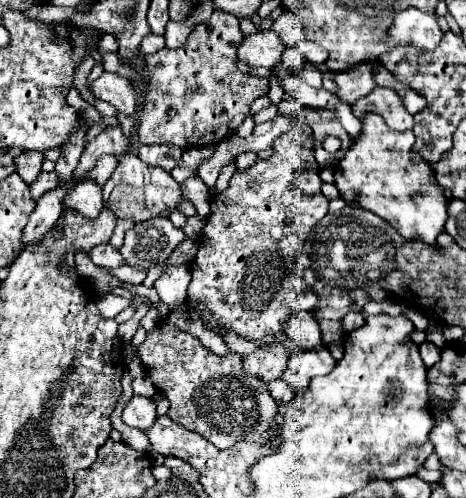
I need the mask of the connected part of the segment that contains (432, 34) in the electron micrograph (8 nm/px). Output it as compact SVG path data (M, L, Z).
M418 8L398 10L394 14L394 24L390 28L390 46L414 44L422 50L432 50L442 38L442 30L436 16Z

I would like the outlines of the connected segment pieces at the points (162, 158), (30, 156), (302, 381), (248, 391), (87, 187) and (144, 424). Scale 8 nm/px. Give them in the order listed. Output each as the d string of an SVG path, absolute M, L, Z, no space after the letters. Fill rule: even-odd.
M156 144L156 146L142 146L138 152L140 160L152 166L160 166L166 172L172 172L174 166L180 162L182 150L172 144Z
M22 152L14 158L16 172L24 178L24 182L32 184L41 171L41 164L44 161L44 152Z
M318 346L316 350L302 350L288 360L288 368L282 374L296 392L304 392L314 376L324 376L336 366L336 360L328 346Z
M160 322L138 348L138 356L144 368L148 368L154 386L170 400L168 416L184 428L198 432L220 450L234 446L238 440L264 444L266 436L272 434L268 430L282 420L268 388L256 376L242 372L240 354L220 358L192 334Z
M82 180L72 188L72 192L64 198L66 208L74 208L88 218L96 218L102 210L102 192L94 180Z
M134 396L126 404L126 408L122 412L122 420L132 428L148 430L156 420L156 404L154 404L154 400L146 398L146 396Z

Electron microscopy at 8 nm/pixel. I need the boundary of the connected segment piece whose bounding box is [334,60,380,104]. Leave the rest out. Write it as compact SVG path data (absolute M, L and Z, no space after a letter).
M370 60L366 64L360 64L356 68L336 74L334 76L334 82L338 84L336 96L350 104L354 104L358 98L366 96L376 86L376 82L372 80L372 72L376 72L378 66L380 66L380 60Z

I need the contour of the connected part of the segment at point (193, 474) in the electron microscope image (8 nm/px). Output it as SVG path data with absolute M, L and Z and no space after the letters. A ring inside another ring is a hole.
M168 456L164 460L164 466L168 470L172 470L172 474L176 478L180 478L180 480L186 480L186 482L196 482L198 480L198 472L188 462L184 462L184 460L176 458L176 456Z

